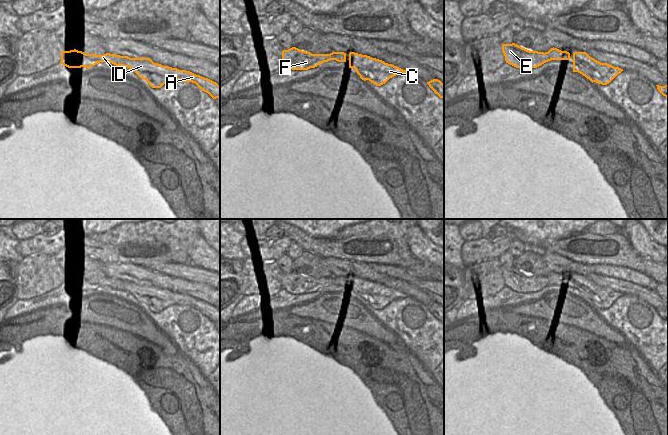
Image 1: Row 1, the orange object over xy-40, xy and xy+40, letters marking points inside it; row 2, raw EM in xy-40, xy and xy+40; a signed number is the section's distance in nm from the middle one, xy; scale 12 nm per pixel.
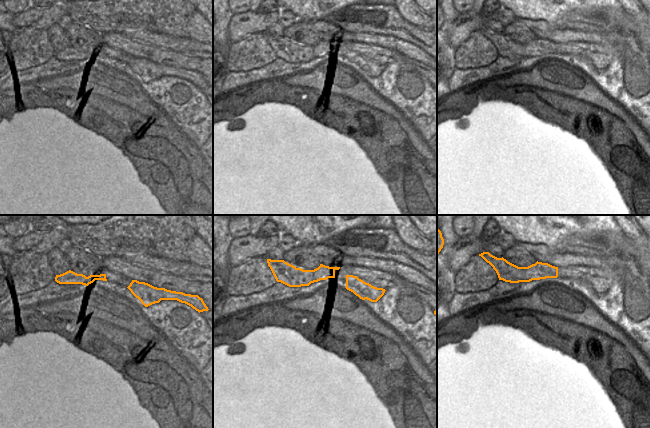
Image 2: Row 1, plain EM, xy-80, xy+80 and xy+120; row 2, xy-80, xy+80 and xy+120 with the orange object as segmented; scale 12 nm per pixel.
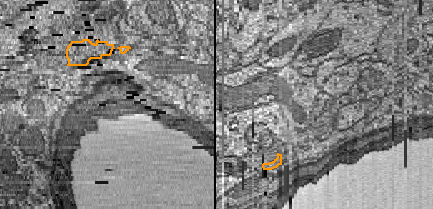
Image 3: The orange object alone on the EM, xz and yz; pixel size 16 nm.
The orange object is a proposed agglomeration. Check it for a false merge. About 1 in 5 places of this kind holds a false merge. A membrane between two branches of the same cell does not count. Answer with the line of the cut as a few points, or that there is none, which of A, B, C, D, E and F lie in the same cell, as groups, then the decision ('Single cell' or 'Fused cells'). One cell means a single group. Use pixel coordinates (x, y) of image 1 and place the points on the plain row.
No split. Groups: A B C D E F. Single cell.

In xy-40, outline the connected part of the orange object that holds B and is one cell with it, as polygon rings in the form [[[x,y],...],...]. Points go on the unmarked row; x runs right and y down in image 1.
[[[74,273],[62,275],[60,286],[68,292],[91,292],[100,286],[110,286],[116,290],[132,293],[140,302],[146,304],[152,312],[161,312],[172,304],[180,304],[195,307],[213,323],[220,322],[220,310],[216,306],[190,295],[154,287],[150,282],[130,282],[110,277],[103,279],[86,278]]]

